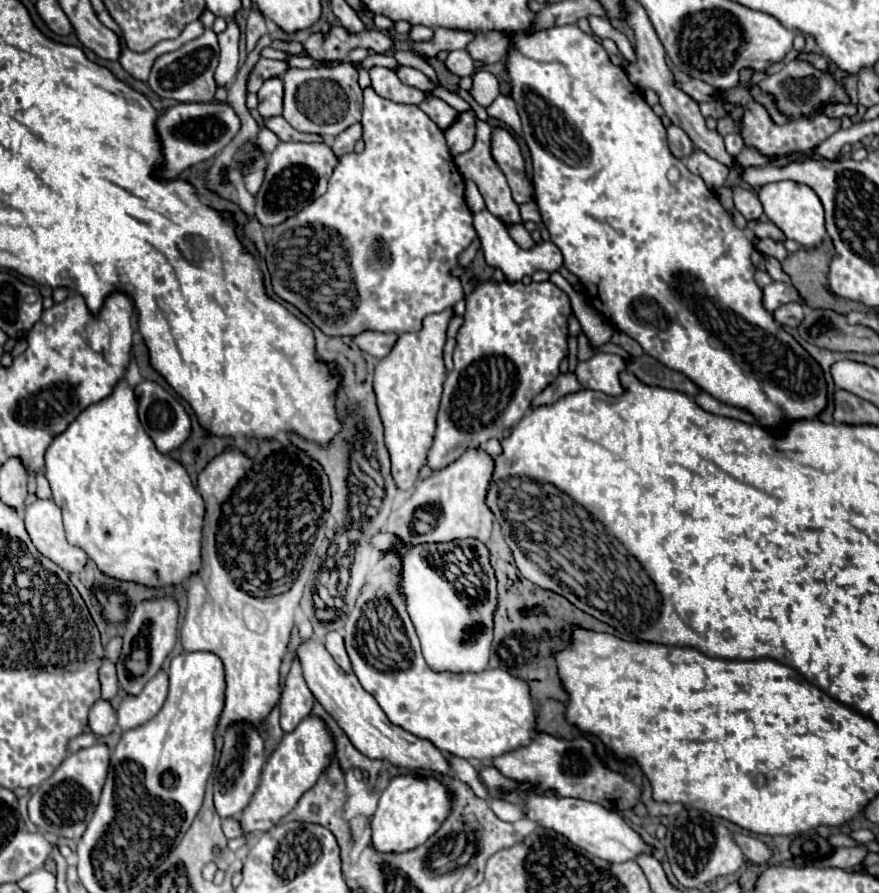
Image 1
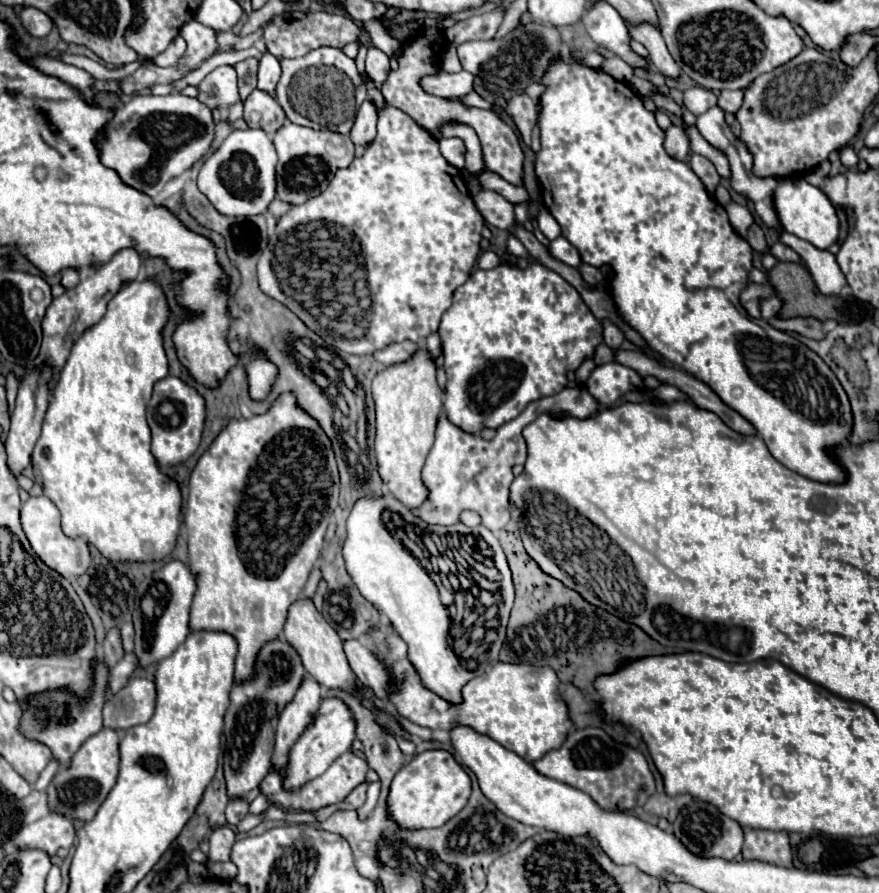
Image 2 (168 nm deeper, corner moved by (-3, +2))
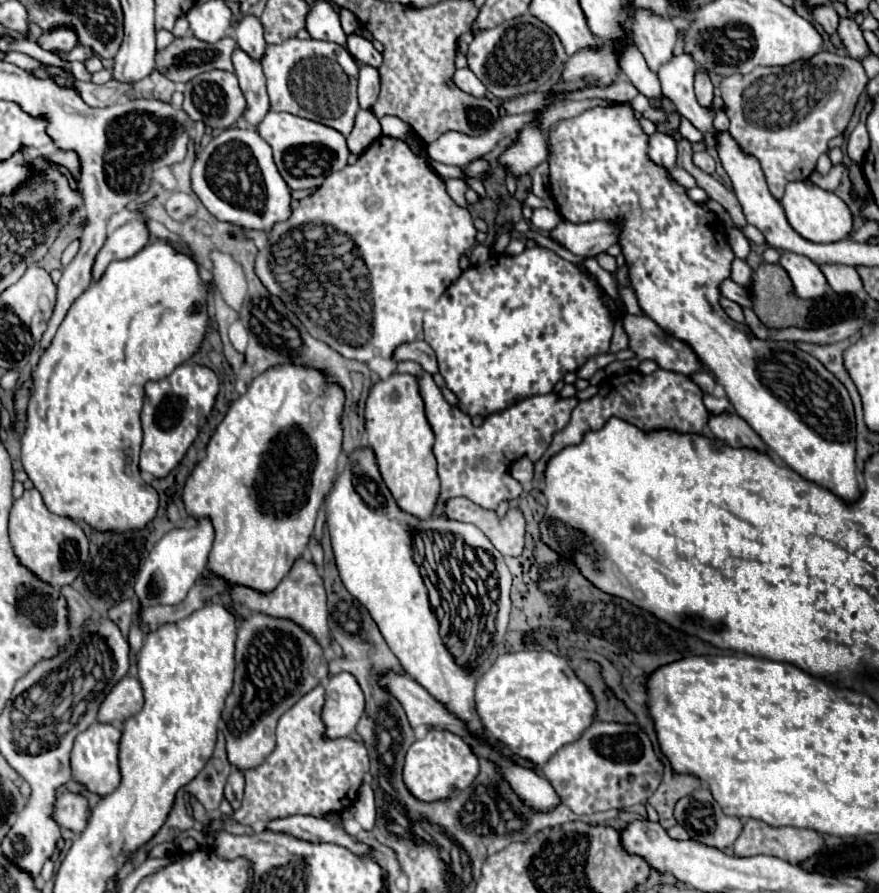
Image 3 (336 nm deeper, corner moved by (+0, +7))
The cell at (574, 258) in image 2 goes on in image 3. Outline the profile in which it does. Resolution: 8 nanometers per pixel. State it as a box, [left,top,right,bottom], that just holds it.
[551,221,617,257]

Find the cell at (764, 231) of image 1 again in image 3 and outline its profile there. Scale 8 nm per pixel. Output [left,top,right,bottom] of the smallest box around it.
[819,263,863,293]

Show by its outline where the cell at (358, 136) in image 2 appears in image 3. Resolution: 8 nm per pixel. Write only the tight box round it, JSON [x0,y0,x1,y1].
[359,65,379,109]

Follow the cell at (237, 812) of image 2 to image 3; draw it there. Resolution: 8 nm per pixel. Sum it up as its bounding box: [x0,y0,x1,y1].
[225,769,243,803]

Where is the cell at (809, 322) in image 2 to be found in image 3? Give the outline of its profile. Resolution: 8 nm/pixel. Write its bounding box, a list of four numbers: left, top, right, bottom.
[745,309,771,339]

